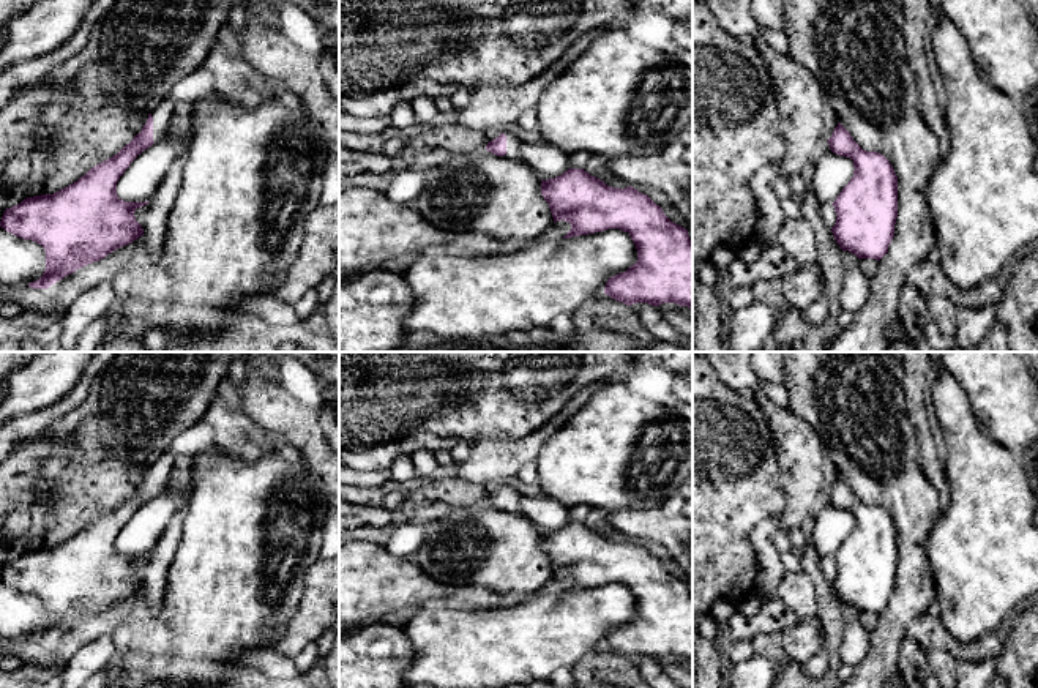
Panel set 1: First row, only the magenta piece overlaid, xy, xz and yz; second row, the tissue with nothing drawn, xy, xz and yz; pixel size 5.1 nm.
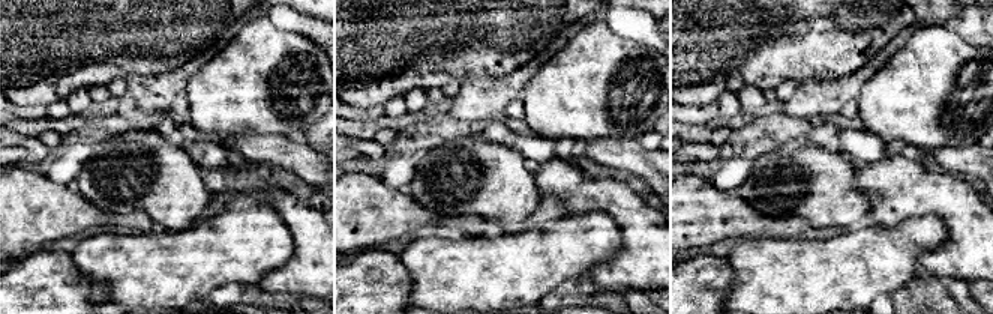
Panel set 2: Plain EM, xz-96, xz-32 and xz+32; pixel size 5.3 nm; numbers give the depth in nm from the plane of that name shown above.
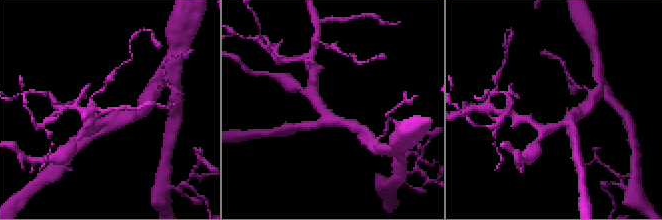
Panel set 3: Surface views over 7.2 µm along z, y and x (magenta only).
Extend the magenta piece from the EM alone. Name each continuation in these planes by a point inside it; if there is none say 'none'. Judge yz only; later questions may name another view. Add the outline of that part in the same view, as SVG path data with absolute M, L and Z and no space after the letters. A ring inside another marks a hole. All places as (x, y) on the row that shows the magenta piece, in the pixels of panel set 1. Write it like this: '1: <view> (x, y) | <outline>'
none

